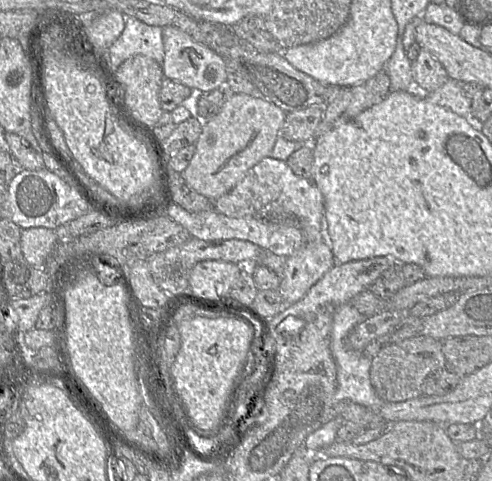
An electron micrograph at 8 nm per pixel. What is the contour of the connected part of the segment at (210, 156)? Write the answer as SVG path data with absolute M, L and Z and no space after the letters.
M243 93L229 95L220 112L203 121L195 153L181 173L197 192L215 200L228 193L247 173L265 157L270 157L280 135L286 112L265 98Z

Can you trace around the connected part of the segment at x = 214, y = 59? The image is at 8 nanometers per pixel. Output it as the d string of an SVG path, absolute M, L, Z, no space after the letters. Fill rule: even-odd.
M167 25L162 28L164 44L162 68L165 77L184 84L193 91L208 92L227 85L228 67L224 58L175 26Z

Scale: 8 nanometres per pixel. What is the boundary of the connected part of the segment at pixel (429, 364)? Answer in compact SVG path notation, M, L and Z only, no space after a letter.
M420 334L385 344L372 359L370 381L377 395L385 402L404 402L419 397L425 378L431 372L444 368L444 365L441 341Z

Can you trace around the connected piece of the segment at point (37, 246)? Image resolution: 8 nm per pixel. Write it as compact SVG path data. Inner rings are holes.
M45 227L22 229L21 250L23 257L36 269L44 269L57 242L58 236L53 229Z

